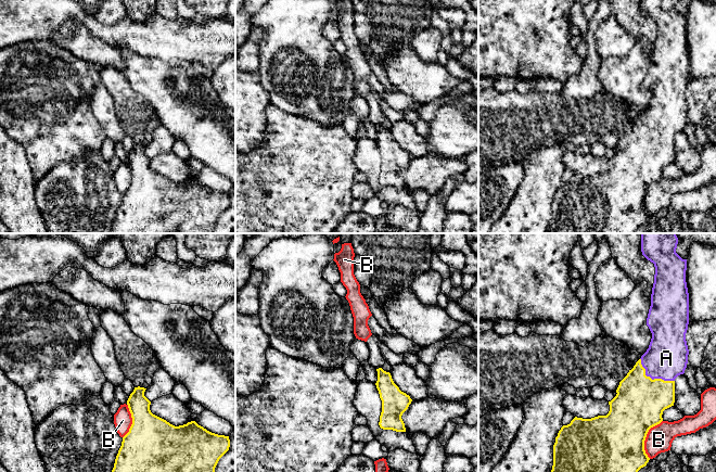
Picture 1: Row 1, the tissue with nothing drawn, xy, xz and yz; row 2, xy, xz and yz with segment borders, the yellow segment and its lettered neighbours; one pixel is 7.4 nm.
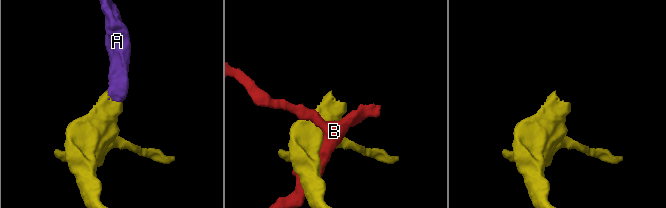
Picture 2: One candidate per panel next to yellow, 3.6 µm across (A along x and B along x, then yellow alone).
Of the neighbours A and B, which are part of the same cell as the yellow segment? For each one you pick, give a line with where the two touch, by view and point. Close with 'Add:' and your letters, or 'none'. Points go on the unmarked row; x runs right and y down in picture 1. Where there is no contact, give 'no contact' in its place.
A: contact yz (651, 136)
Add: A

